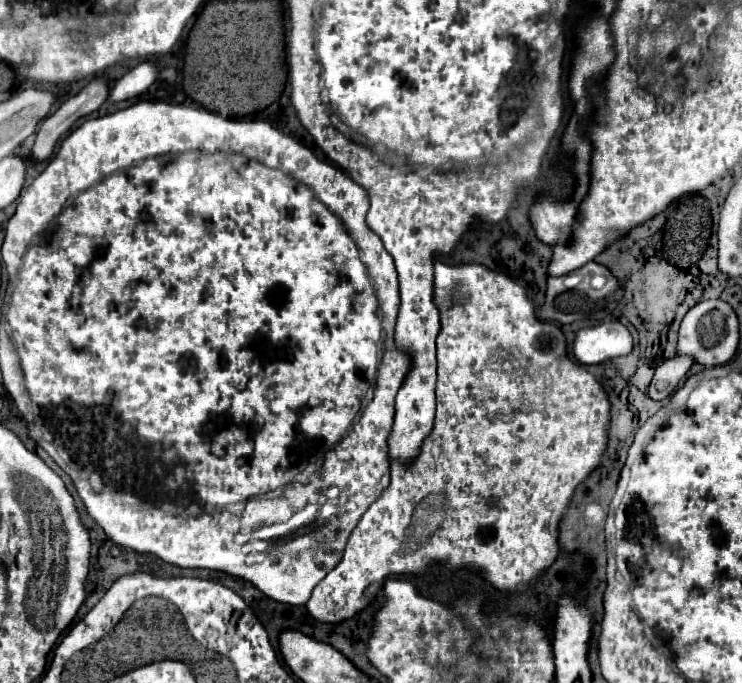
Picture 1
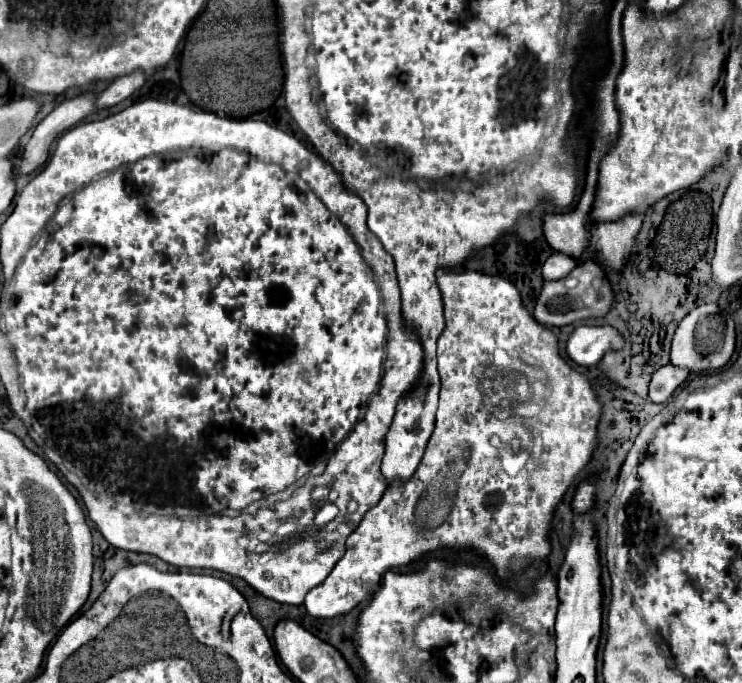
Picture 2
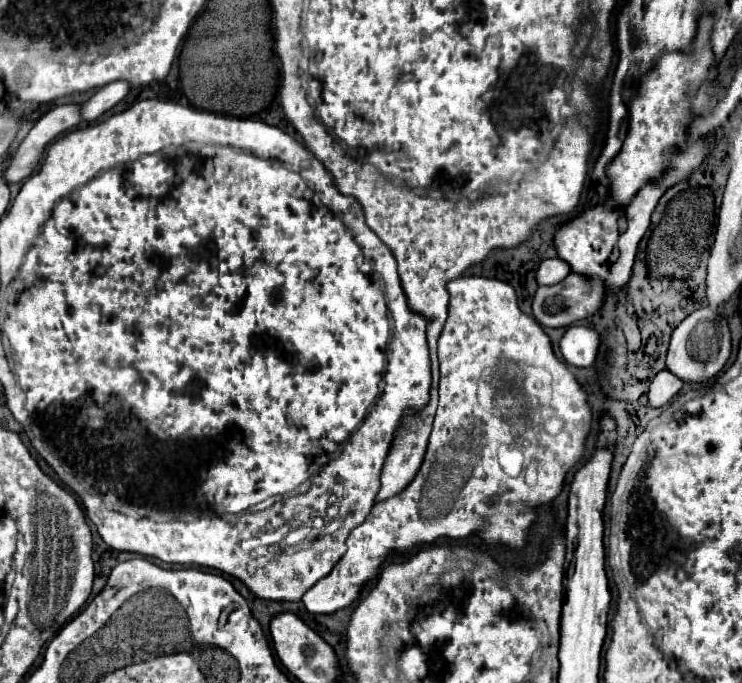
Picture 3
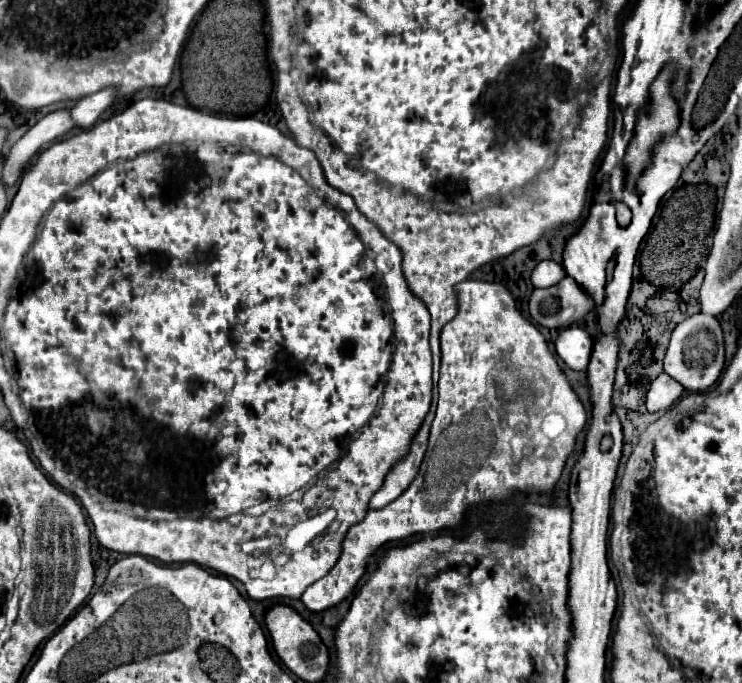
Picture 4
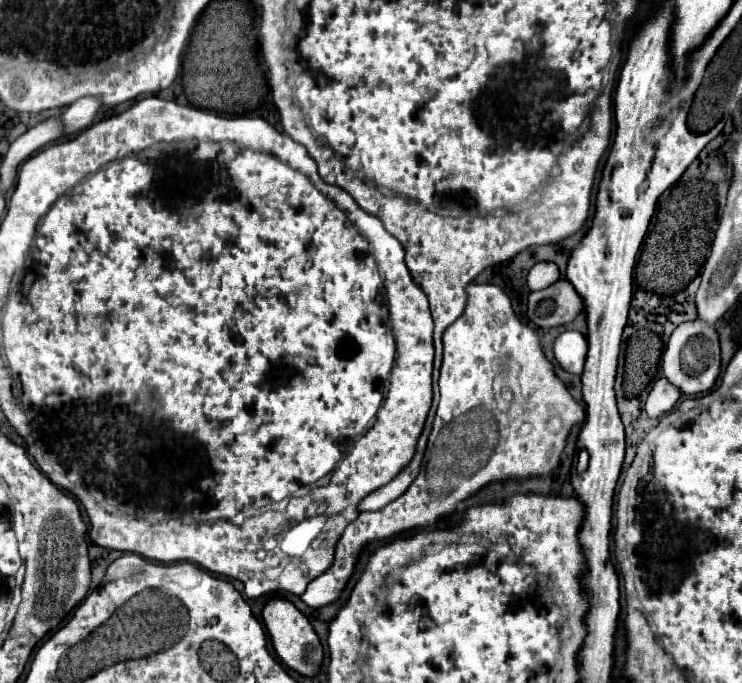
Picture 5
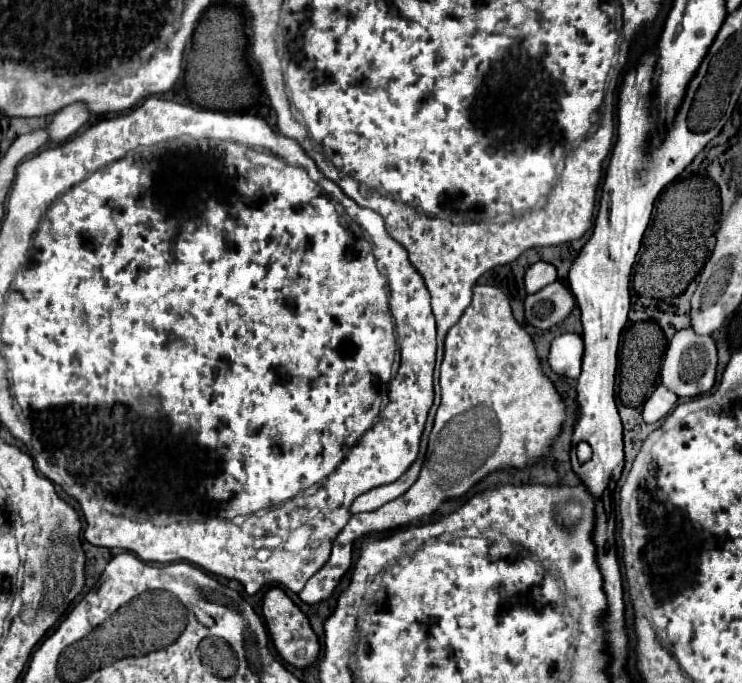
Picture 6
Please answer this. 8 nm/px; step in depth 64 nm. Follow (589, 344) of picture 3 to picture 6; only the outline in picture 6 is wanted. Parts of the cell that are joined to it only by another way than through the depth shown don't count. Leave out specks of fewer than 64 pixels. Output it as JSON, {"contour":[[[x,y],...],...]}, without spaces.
{"contour":[[[560,334],[550,346],[550,368],[562,376],[578,378],[582,372],[584,340],[578,334]]]}

